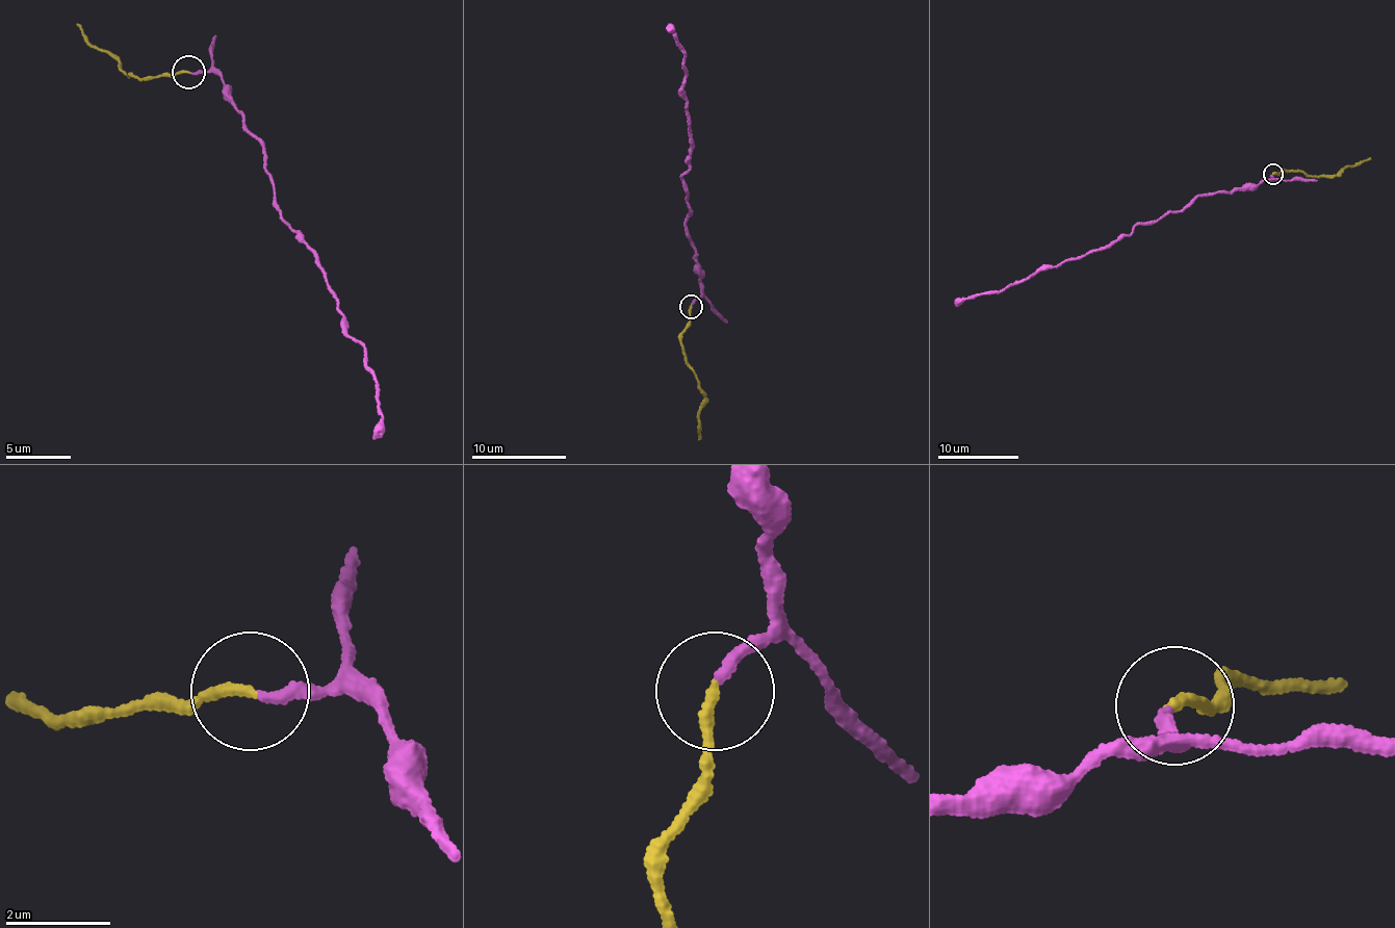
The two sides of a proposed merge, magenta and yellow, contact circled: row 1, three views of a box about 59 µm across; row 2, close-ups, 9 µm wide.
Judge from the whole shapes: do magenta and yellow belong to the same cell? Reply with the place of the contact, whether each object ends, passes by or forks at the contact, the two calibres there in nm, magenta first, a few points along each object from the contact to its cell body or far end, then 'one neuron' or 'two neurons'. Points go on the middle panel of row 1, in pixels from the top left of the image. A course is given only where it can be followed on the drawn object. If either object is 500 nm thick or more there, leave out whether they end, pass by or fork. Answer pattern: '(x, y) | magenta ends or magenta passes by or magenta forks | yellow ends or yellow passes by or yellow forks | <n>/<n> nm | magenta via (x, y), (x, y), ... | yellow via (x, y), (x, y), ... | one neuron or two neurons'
(691, 306) | magenta ends | yellow ends | 220/200 nm | magenta via (691, 305), (701, 291), (701, 277), (681, 174), (688, 170), (690, 144), (683, 49), (668, 31) | yellow via (691, 307), (682, 346), (686, 362), (704, 396), (698, 440) | one neuron

